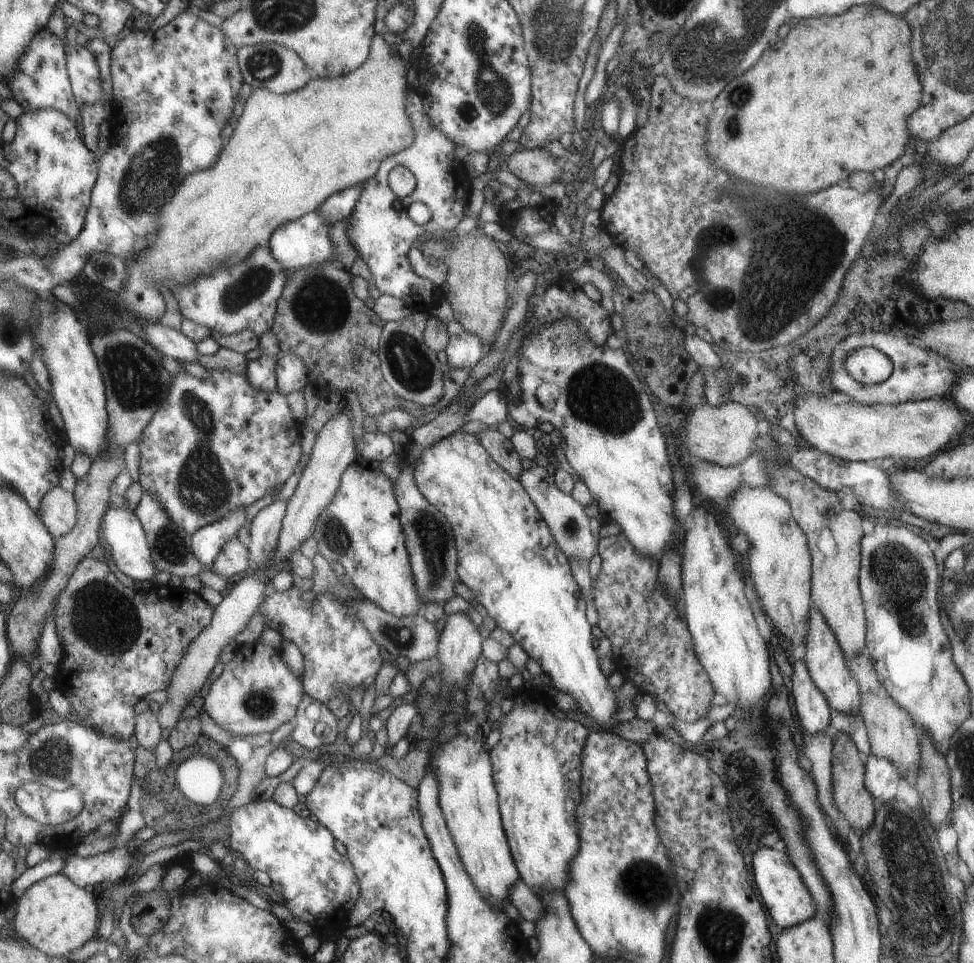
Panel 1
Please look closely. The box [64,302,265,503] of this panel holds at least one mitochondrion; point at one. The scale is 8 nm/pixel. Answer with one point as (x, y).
(136, 378)

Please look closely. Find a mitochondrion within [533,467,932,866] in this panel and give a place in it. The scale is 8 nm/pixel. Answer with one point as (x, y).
(886, 569)

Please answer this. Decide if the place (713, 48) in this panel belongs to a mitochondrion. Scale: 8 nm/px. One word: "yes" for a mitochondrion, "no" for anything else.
yes

